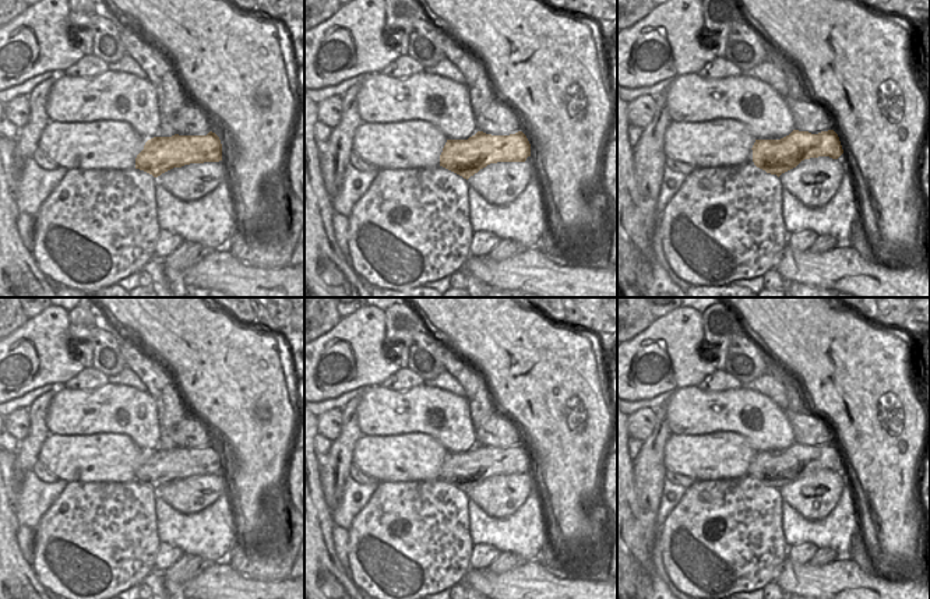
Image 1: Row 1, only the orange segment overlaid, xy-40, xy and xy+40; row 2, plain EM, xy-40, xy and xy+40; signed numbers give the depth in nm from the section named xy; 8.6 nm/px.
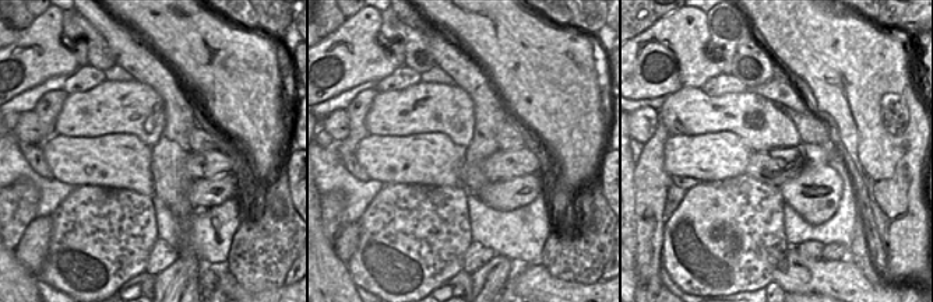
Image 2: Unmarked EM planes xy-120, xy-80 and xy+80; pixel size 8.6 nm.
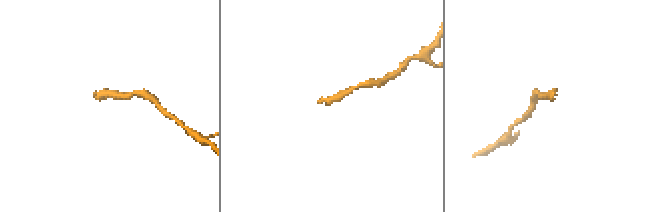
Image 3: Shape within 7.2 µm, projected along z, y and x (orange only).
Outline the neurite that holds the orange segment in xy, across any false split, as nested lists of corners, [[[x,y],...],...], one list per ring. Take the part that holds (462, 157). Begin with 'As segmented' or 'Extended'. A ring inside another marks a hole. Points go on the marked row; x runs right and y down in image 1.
As segmented. [[[478,131],[468,140],[447,140],[440,166],[468,180],[490,163],[525,162],[528,156],[531,144],[522,131],[510,135]]]

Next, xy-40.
As segmented. [[[209,131],[207,135],[154,137],[135,158],[135,169],[154,177],[190,163],[222,161],[219,137]]]

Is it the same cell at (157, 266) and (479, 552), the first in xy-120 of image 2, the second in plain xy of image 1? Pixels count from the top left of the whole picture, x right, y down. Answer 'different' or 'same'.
same

